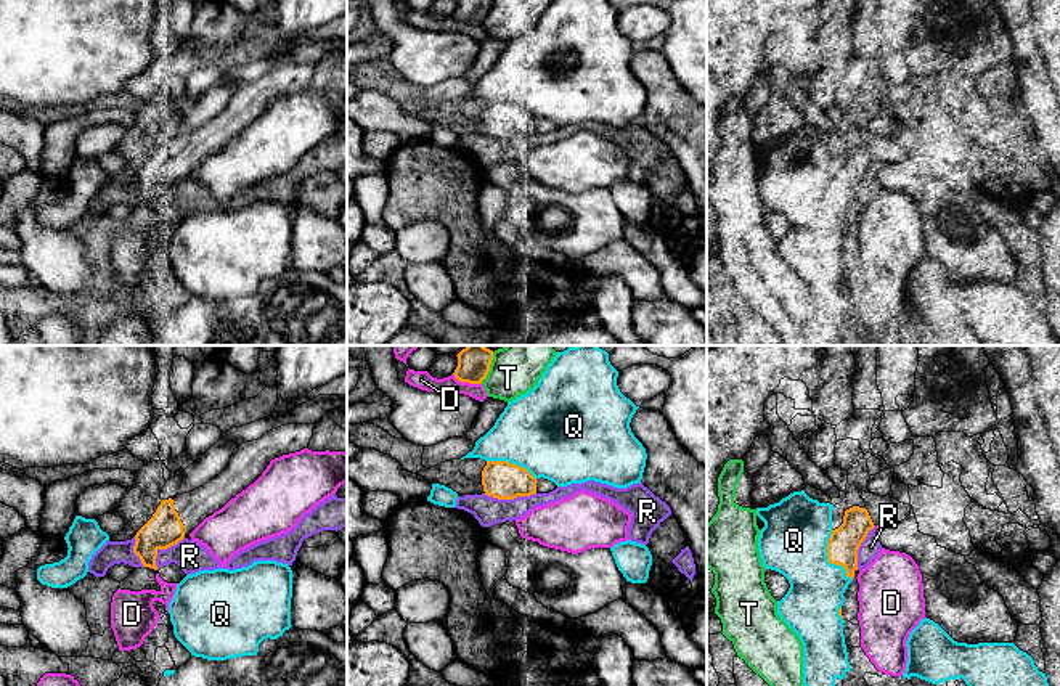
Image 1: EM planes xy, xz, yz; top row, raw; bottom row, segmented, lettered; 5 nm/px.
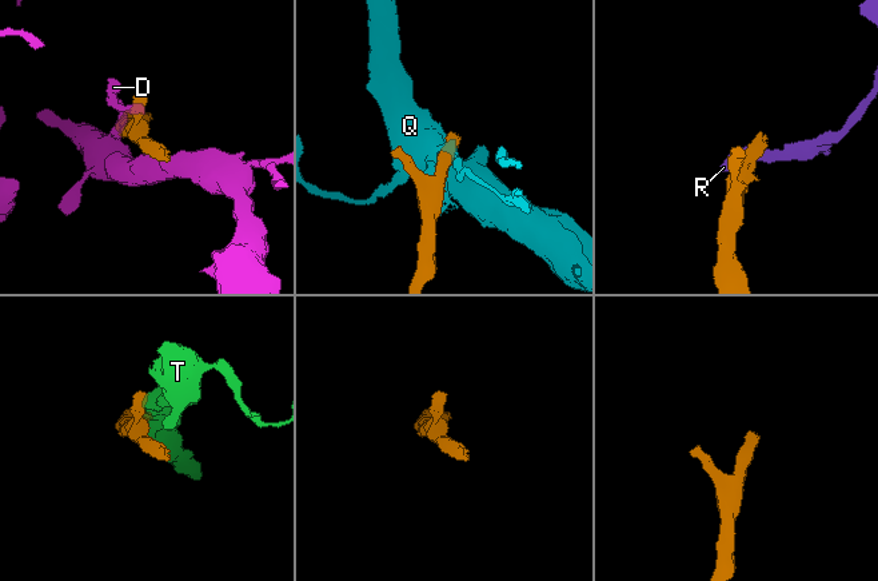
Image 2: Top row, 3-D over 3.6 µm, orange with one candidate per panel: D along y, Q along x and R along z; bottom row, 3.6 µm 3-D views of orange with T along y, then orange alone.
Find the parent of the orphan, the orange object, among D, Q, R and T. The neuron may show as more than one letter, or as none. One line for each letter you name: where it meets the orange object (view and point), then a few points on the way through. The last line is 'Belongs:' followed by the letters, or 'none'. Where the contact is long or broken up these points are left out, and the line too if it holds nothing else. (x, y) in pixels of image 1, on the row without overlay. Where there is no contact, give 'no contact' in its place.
Belongs: none

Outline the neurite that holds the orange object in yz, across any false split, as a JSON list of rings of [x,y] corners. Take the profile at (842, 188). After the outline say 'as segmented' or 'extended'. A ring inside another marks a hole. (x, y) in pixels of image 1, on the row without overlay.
[[[853,146],[845,151],[843,164],[832,170],[827,182],[827,201],[842,206],[846,217],[854,218],[858,210],[858,190],[874,169],[866,148]]]; as segmented

